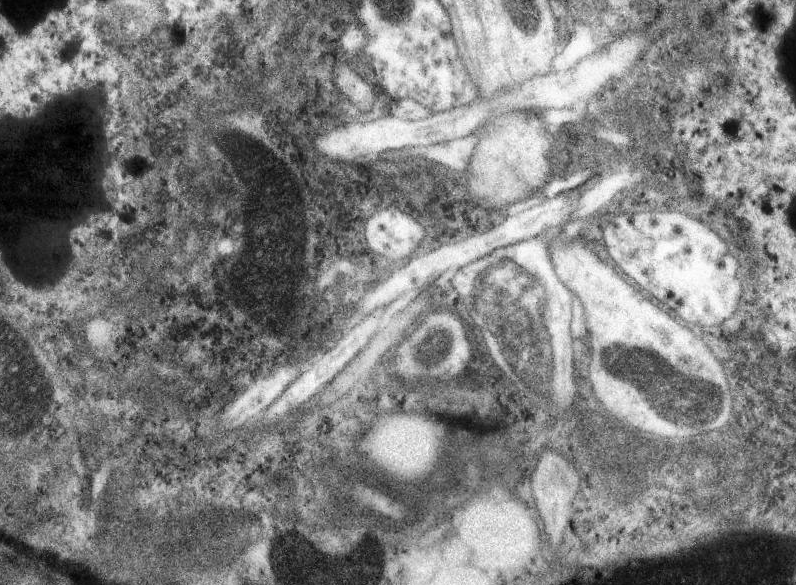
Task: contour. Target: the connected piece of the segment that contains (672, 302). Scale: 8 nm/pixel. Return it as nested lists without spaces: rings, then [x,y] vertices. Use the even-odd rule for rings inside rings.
[[[660,210],[636,216],[620,214],[620,218],[614,218],[606,226],[602,236],[608,254],[616,260],[628,280],[650,292],[650,296],[666,304],[682,320],[696,326],[714,326],[736,314],[742,296],[738,258],[730,252],[728,242],[698,216],[686,216],[680,210]],[[620,226],[634,228],[652,242],[620,244]]]

